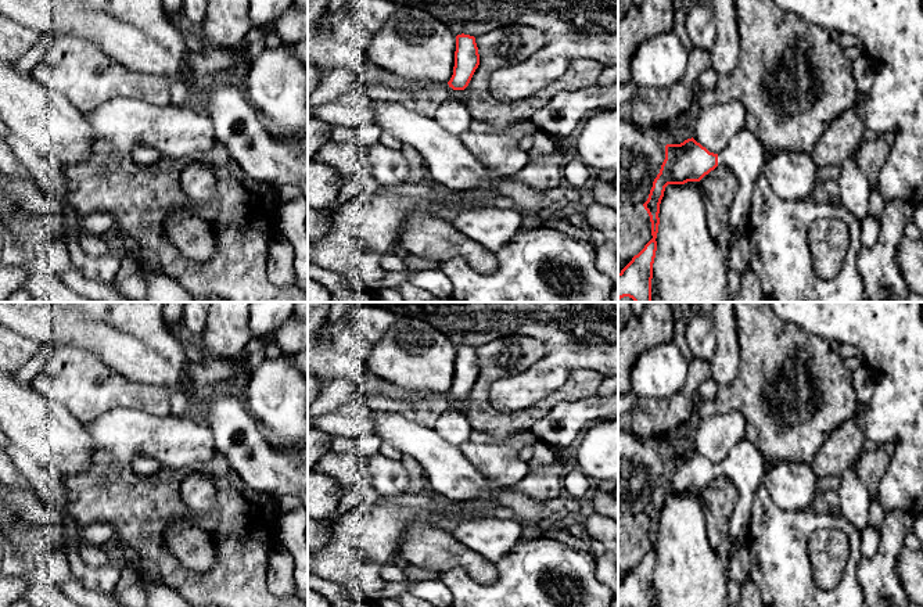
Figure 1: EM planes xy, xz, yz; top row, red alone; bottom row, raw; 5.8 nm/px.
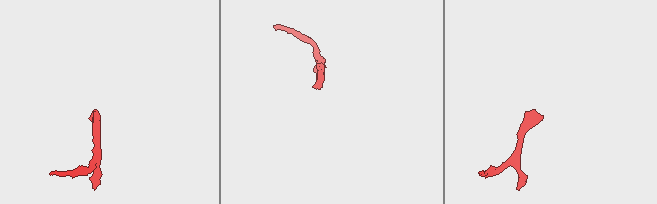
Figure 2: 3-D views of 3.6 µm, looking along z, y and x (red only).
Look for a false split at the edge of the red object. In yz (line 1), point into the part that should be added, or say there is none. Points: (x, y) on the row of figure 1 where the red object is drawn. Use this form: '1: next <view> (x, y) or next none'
1: next yz (744, 155)

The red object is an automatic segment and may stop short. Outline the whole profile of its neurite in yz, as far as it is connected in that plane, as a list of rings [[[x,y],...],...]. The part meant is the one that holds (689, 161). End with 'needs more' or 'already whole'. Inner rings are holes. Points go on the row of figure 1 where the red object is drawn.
[[[746,127],[735,134],[718,154],[710,152],[693,137],[680,144],[667,144],[665,159],[653,182],[649,198],[643,204],[650,216],[653,238],[618,273],[618,299],[629,297],[635,302],[651,302],[658,213],[668,184],[700,182],[717,166],[725,165],[737,179],[733,204],[729,211],[729,225],[732,229],[746,229],[750,219],[751,195],[765,159],[764,144]]]; needs more

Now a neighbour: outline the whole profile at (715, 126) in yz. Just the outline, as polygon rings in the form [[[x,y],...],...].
[[[739,101],[701,108],[693,139],[710,152],[722,151],[730,139],[746,127],[747,111]]]

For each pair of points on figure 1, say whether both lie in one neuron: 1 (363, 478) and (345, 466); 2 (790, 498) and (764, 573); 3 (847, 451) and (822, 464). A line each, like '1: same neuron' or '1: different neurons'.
1: same neuron
2: different neurons
3: same neuron

